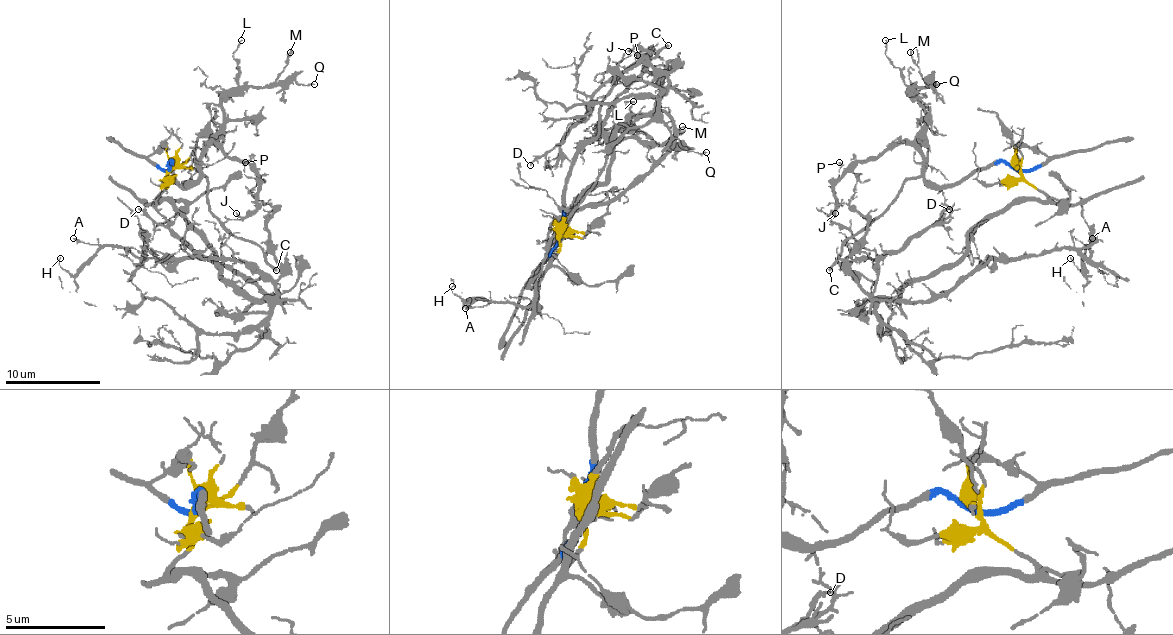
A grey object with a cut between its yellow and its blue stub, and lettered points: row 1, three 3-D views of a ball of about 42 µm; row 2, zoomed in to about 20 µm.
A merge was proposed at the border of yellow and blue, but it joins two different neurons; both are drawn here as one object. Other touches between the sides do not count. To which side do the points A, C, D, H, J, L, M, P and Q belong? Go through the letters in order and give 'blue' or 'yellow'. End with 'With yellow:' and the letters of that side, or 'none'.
A: yellow
C: blue
D: yellow
H: yellow
J: blue
L: blue
M: blue
P: blue
Q: blue
With yellow: A, D, H

